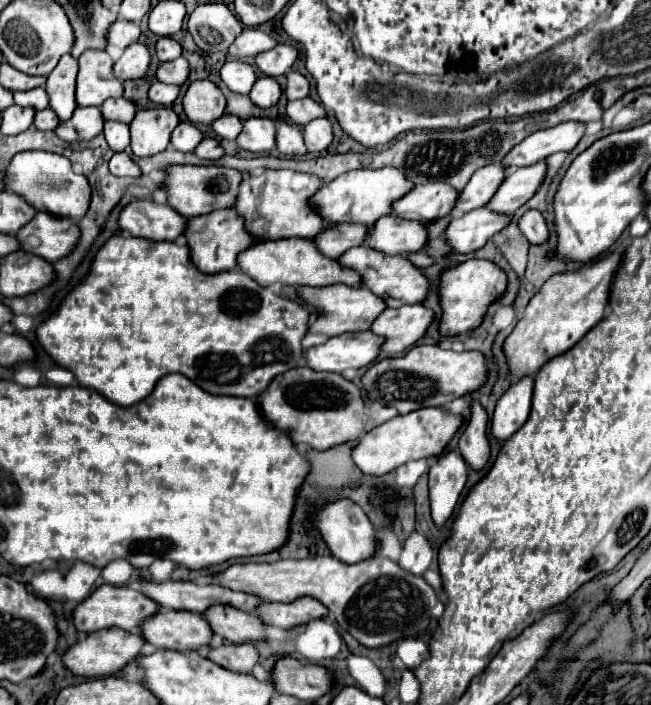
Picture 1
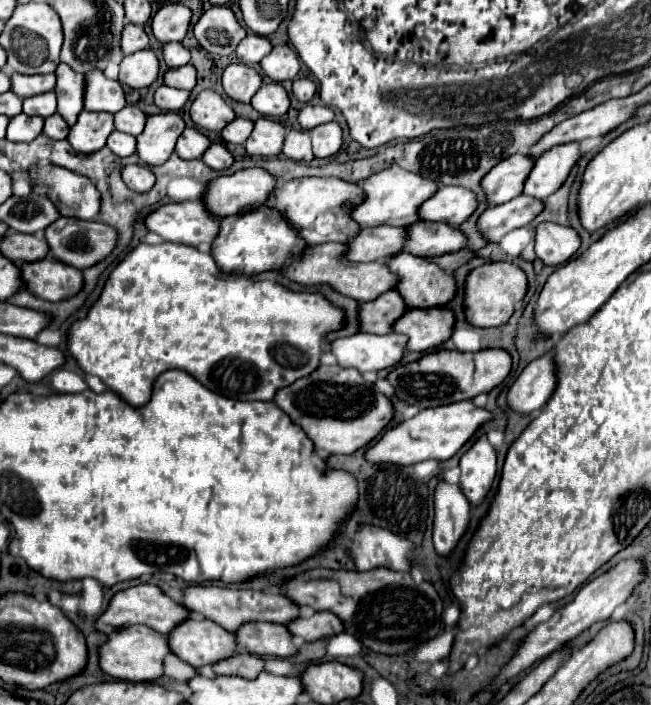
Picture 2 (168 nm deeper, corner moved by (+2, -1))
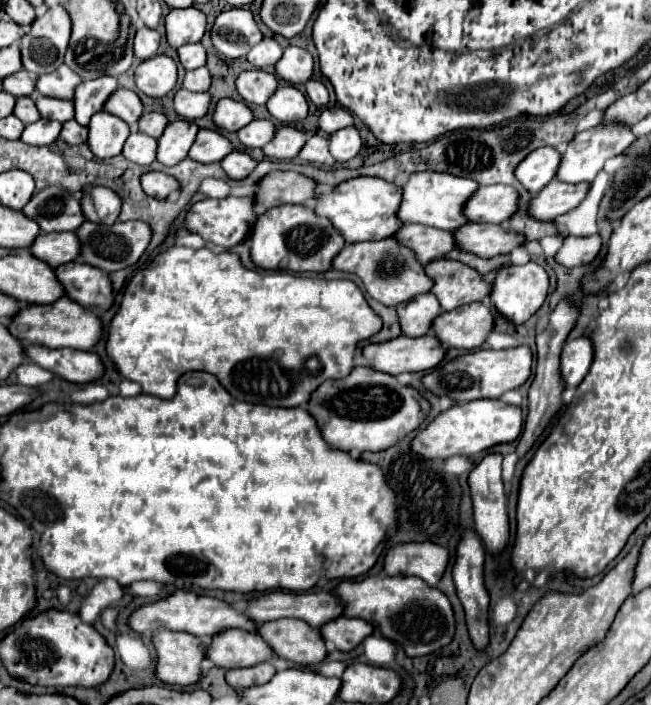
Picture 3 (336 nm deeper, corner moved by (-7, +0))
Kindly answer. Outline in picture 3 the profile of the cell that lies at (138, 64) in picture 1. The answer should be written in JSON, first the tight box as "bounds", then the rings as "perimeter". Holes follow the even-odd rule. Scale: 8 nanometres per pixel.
{"bounds":[135,55,177,97],"perimeter":[[[155,55],[145,59],[135,69],[135,83],[137,89],[149,97],[163,97],[167,95],[177,81],[177,65],[167,55]]]}

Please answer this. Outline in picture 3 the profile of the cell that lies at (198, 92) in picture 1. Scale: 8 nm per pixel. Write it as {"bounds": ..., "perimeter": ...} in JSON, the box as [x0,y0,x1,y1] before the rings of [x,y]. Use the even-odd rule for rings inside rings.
{"bounds":[213,99,253,131],"perimeter":[[[221,99],[215,105],[213,121],[217,127],[225,131],[239,131],[247,123],[253,121],[251,109],[243,101],[233,101],[233,99]]]}

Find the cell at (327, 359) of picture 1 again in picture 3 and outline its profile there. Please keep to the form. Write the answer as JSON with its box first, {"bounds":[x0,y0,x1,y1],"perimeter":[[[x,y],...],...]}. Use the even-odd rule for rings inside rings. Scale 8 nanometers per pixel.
{"bounds":[361,335,447,375],"perimeter":[[[401,335],[385,343],[369,343],[361,353],[371,361],[371,369],[399,375],[405,371],[429,371],[437,367],[445,351],[447,349],[433,335],[415,339]]]}

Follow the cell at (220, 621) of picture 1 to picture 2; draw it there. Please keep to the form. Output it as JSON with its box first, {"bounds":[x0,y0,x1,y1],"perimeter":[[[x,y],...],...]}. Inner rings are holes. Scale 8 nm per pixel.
{"bounds":[236,622,298,658],"perimeter":[[[248,622],[236,632],[236,640],[256,656],[290,658],[298,652],[298,648],[292,644],[292,634],[284,624]]]}

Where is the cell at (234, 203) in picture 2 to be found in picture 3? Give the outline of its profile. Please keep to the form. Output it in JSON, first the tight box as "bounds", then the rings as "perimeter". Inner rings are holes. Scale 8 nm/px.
{"bounds":[253,171,315,211],"perimeter":[[[271,171],[257,183],[253,203],[255,211],[267,211],[283,203],[305,203],[315,197],[315,183],[295,171]]]}

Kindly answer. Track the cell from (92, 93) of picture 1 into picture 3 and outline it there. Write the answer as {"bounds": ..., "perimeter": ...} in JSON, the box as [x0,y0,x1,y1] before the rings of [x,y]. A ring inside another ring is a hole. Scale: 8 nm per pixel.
{"bounds":[103,87,143,125],"perimeter":[[[119,87],[109,99],[107,103],[103,105],[105,111],[121,117],[125,123],[133,125],[137,123],[137,119],[141,117],[143,113],[143,105],[141,105],[141,99],[137,97],[135,91],[129,91],[129,89],[123,89]]]}

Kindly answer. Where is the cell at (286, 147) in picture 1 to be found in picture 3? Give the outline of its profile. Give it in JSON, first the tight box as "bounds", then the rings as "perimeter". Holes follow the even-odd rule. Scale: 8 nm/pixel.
{"bounds":[297,135,335,167],"perimeter":[[[311,135],[297,157],[305,163],[321,163],[327,167],[331,167],[335,163],[335,159],[331,157],[331,153],[327,149],[327,139],[321,135]]]}

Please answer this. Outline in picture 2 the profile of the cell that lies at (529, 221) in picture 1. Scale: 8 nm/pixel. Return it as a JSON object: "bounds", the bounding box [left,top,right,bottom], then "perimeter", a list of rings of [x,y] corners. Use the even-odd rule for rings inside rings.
{"bounds":[536,222,580,266],"perimeter":[[[544,222],[536,228],[536,256],[546,266],[568,262],[580,248],[580,236],[574,228]]]}

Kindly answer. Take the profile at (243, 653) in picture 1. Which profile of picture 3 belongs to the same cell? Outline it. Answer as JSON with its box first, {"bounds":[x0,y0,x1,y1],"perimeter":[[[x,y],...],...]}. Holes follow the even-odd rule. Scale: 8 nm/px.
{"bounds":[225,661,275,689],"perimeter":[[[265,661],[265,663],[257,663],[253,667],[243,667],[243,669],[229,669],[225,673],[225,679],[231,687],[235,689],[243,689],[243,687],[251,687],[251,685],[263,685],[267,683],[271,677],[275,675],[275,667]]]}

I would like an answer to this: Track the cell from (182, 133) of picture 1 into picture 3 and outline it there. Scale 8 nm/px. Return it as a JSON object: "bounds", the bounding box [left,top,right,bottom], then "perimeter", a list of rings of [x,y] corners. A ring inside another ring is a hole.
{"bounds":[189,129,231,163],"perimeter":[[[199,129],[197,139],[189,151],[189,157],[199,163],[215,163],[221,161],[227,153],[231,153],[231,143],[221,133],[211,129]]]}

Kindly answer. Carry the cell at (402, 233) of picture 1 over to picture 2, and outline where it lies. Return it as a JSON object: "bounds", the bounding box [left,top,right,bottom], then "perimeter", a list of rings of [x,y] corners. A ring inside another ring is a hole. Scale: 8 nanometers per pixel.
{"bounds":[406,220,468,258],"perimeter":[[[420,220],[408,228],[406,250],[416,256],[434,258],[440,254],[460,252],[466,246],[468,246],[466,234],[460,228],[448,226],[444,222]]]}

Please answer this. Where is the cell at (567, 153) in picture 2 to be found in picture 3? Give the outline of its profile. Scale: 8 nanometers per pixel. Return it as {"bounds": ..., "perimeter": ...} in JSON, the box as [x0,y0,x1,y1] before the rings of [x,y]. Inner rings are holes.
{"bounds":[555,125,635,183],"perimeter":[[[597,125],[593,129],[581,131],[573,137],[567,151],[561,155],[561,163],[555,173],[555,179],[563,183],[591,183],[595,175],[603,169],[603,163],[609,157],[621,155],[633,141],[635,141],[635,135],[631,133],[631,129],[619,127],[619,125]]]}

